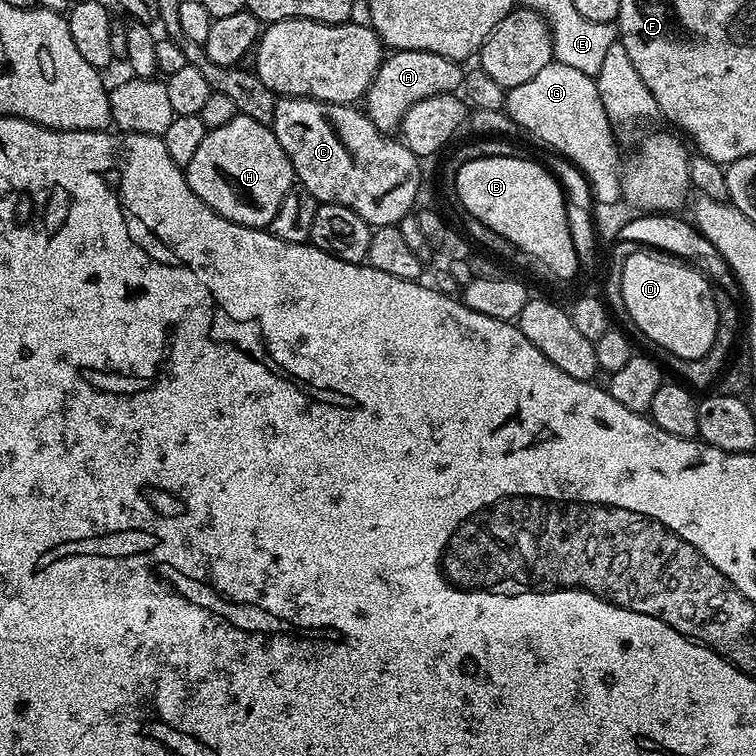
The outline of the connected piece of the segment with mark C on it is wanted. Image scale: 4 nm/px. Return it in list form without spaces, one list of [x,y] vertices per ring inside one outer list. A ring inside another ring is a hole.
[[[286,96],[277,99],[270,127],[290,158],[299,187],[305,188],[315,200],[321,204],[346,206],[376,228],[399,225],[400,220],[415,209],[412,207],[420,192],[421,157],[415,156],[399,139],[380,132],[368,115],[358,109],[309,100],[307,96]]]

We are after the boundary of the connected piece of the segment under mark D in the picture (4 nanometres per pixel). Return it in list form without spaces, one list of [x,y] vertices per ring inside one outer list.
[[[638,250],[626,258],[626,267],[622,270],[622,302],[628,311],[627,319],[636,323],[636,328],[652,344],[665,348],[669,357],[677,360],[702,358],[718,330],[718,310],[716,309],[716,292],[708,276],[696,266],[657,250]]]

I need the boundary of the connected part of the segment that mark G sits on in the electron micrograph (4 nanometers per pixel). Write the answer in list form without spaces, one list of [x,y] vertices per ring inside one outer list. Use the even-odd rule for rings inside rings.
[[[553,62],[542,66],[542,70],[538,70],[530,82],[507,89],[507,112],[522,131],[541,140],[548,147],[546,149],[560,153],[576,164],[592,188],[595,203],[621,202],[622,156],[620,160],[617,133],[602,106],[602,98],[598,98],[598,86],[593,77],[565,64]]]

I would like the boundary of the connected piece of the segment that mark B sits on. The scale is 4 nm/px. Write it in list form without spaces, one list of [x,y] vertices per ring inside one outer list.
[[[523,155],[512,157],[484,157],[466,161],[455,172],[454,194],[460,199],[467,215],[494,230],[494,234],[502,234],[521,253],[533,256],[540,264],[545,264],[560,280],[568,280],[581,271],[578,258],[571,242],[570,227],[567,222],[565,192],[559,181],[543,163],[535,164],[532,160],[523,160]]]

